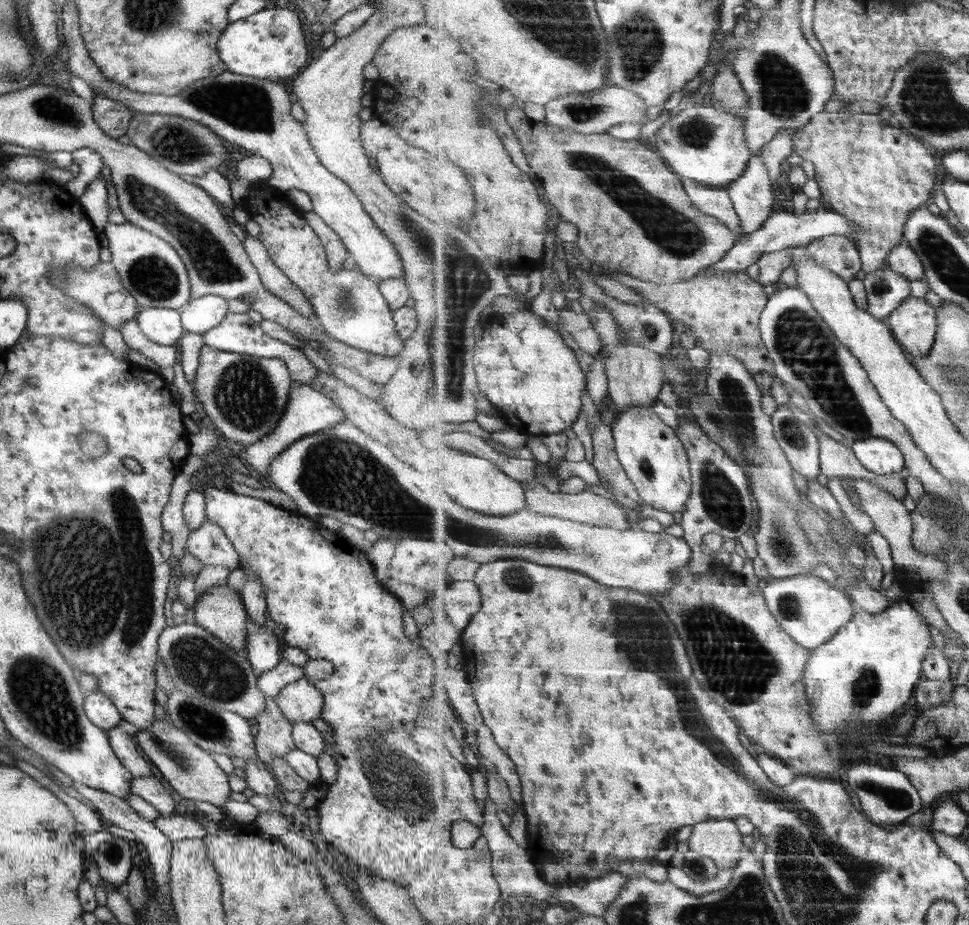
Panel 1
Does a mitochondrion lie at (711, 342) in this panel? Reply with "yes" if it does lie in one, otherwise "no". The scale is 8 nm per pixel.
no

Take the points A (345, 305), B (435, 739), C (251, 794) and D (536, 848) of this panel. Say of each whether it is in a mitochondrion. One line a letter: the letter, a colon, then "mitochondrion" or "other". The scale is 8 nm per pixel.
A: mitochondrion
B: other
C: other
D: other

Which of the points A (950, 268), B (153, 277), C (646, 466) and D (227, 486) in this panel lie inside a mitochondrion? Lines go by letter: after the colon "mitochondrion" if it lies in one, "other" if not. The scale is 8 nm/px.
A: mitochondrion
B: mitochondrion
C: mitochondrion
D: other

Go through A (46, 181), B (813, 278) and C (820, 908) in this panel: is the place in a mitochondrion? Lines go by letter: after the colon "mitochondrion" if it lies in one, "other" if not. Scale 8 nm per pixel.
A: other
B: other
C: mitochondrion

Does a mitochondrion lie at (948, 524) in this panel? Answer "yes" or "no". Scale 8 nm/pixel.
yes

